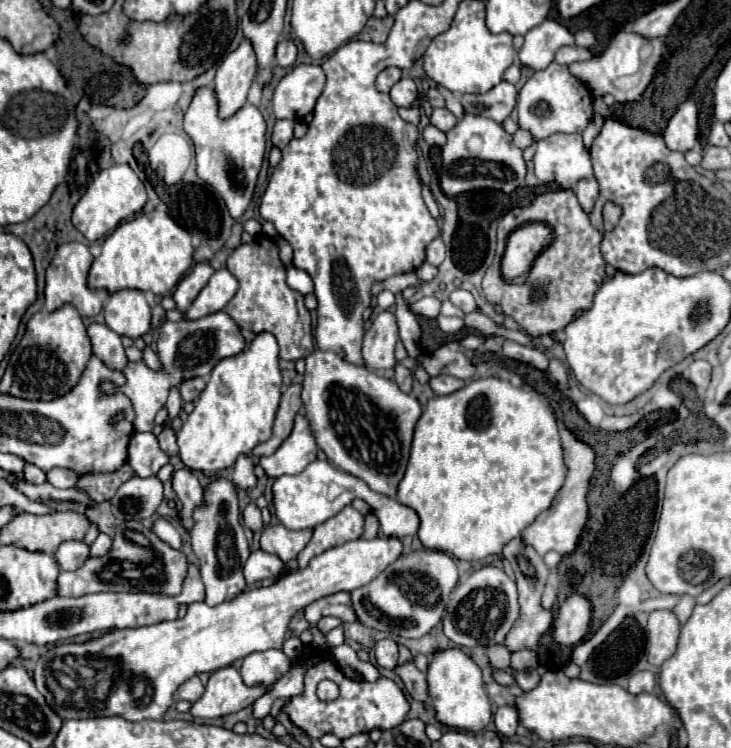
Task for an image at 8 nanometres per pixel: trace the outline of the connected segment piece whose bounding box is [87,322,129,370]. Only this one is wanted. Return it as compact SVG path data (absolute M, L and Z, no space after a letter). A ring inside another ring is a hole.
M97 322L89 324L87 336L91 340L93 354L99 356L103 364L107 364L111 370L123 370L127 366L129 360L125 356L121 338L115 332L111 332L105 324L97 324Z

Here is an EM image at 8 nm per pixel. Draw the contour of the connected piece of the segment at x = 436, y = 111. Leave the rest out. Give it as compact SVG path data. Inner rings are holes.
M433 108L431 116L429 116L429 122L431 122L435 128L447 132L449 128L453 128L453 126L457 124L457 118L455 118L447 108Z

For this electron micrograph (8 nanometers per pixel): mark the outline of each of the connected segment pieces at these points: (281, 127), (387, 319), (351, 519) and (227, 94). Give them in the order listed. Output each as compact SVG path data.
M277 120L275 128L273 128L273 136L271 136L273 146L283 150L291 142L291 138L293 138L293 122L291 120Z
M381 312L363 336L363 362L369 370L387 370L397 364L393 350L399 340L397 322L393 312Z
M345 506L339 514L335 514L333 518L329 518L323 524L319 524L313 530L313 538L309 540L309 544L297 556L299 568L305 568L313 556L317 556L329 548L335 548L349 540L361 538L363 522L365 522L363 514L359 514L353 506Z
M243 38L235 52L231 52L217 68L215 94L219 100L219 116L233 116L245 102L249 86L257 76L257 56L253 44Z

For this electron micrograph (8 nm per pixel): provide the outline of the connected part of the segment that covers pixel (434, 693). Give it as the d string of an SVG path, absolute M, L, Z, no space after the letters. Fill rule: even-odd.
M459 648L435 652L429 670L427 670L427 684L429 684L429 698L435 706L435 718L451 728L461 728L469 732L483 732L491 722L491 702L485 692L485 684L481 678L479 666L465 656Z

